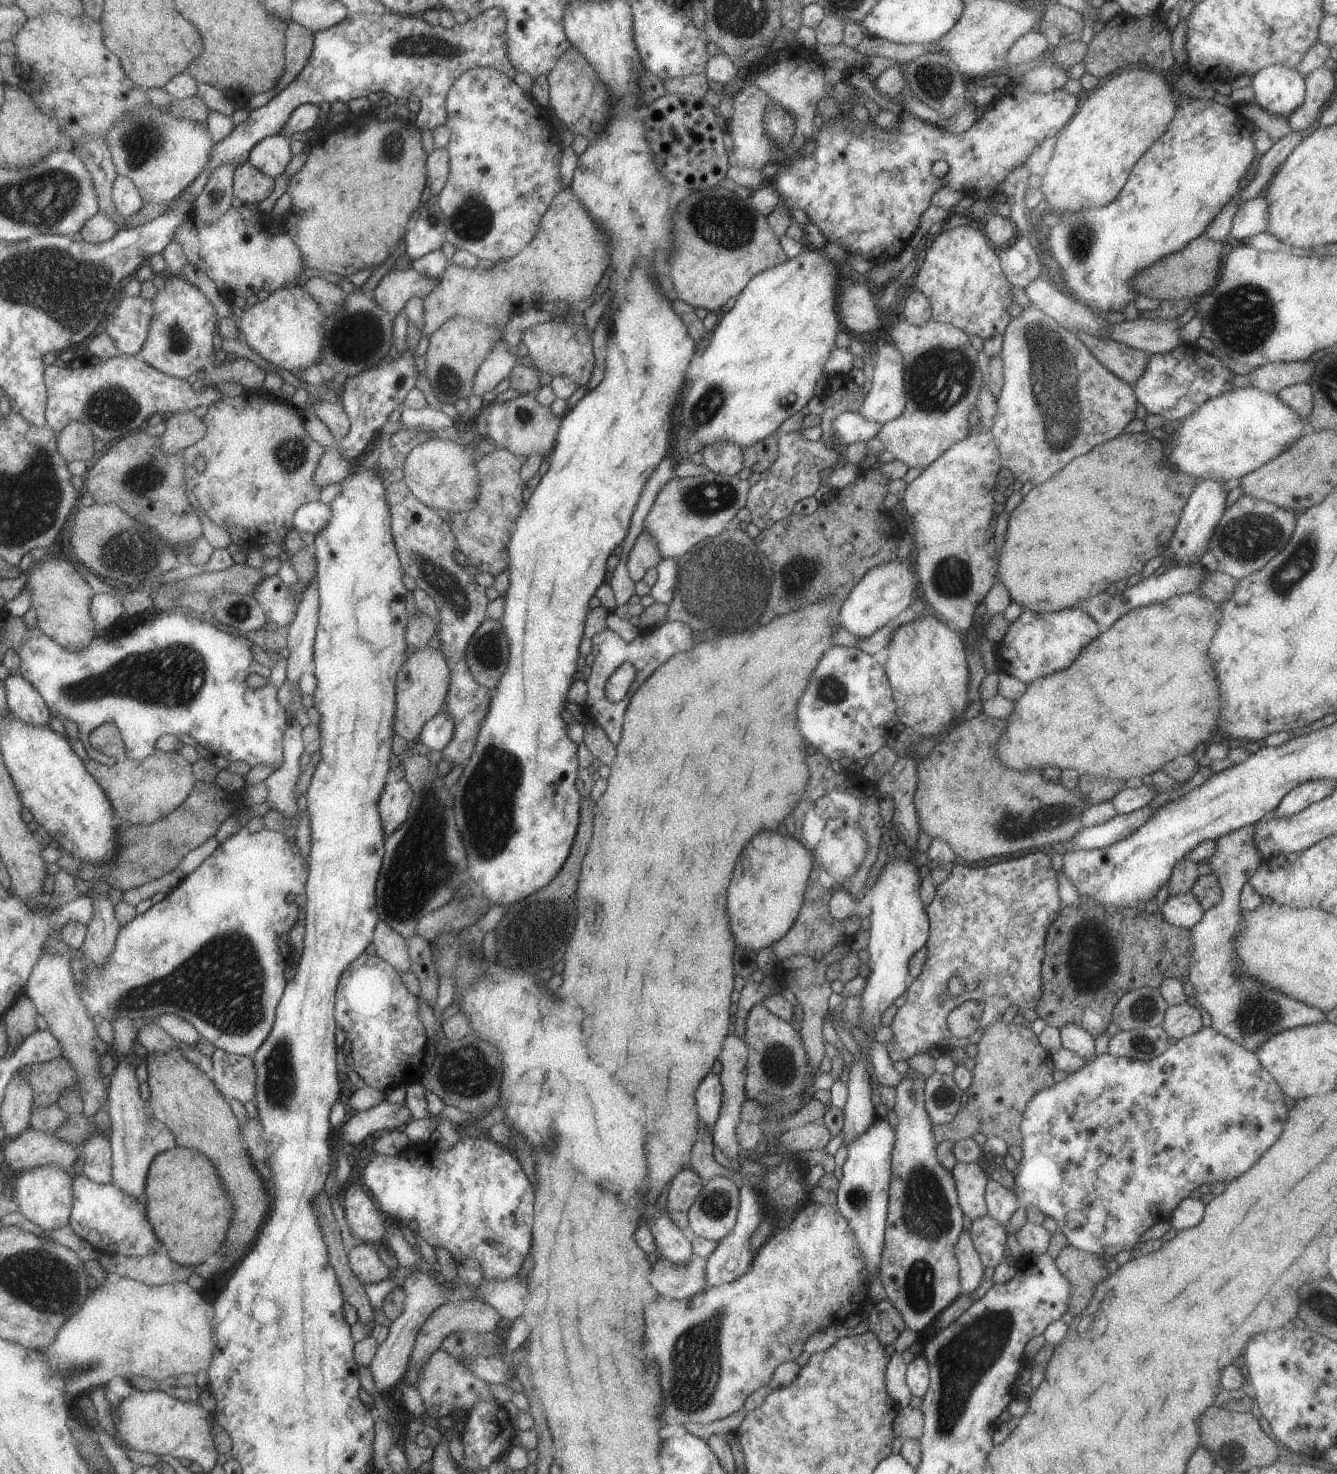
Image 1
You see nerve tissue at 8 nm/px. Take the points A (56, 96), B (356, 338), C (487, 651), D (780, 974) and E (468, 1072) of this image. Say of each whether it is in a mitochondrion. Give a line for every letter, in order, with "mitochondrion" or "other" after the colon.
A: other
B: mitochondrion
C: mitochondrion
D: other
E: mitochondrion

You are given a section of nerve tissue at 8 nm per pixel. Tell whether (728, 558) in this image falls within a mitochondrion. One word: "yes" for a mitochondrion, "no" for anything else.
yes

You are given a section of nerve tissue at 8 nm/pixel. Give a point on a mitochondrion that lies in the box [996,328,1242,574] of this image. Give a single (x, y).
(1172, 378)

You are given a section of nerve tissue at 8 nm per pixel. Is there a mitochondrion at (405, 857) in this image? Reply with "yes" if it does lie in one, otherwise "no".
yes

